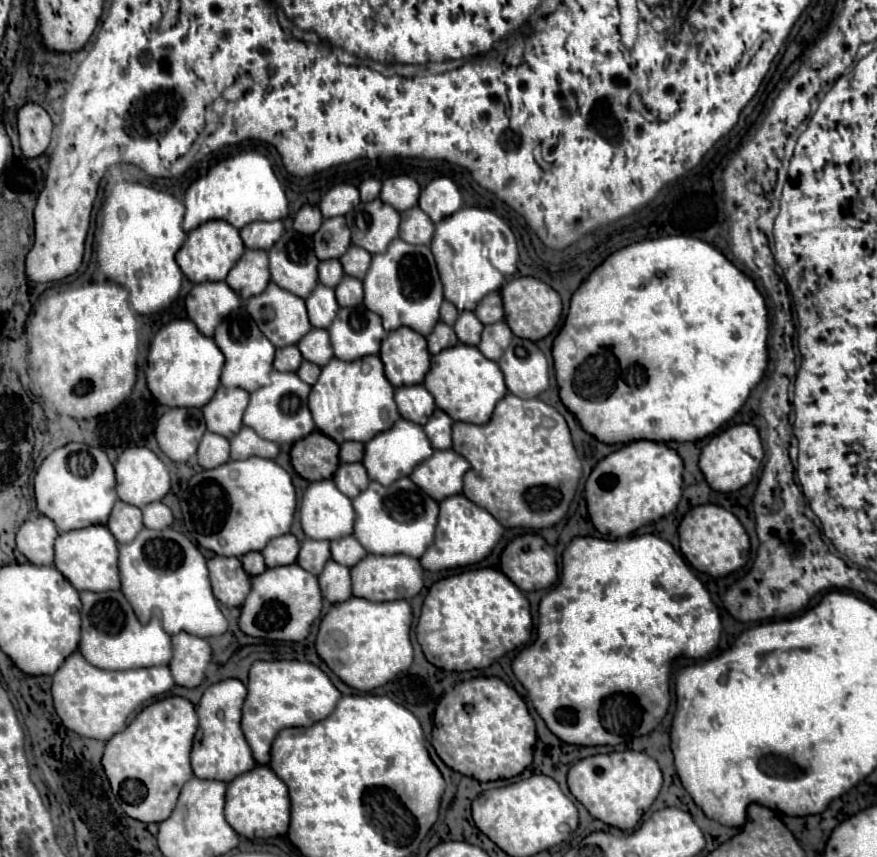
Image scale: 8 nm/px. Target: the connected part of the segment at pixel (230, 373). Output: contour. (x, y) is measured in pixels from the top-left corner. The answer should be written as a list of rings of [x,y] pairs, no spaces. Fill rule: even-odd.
[[[244,306],[234,310],[216,328],[214,342],[218,344],[218,348],[222,348],[222,354],[226,358],[226,362],[222,366],[222,376],[220,376],[222,386],[254,392],[254,390],[270,384],[270,372],[272,372],[272,360],[274,360],[276,348],[270,344],[270,340],[266,340],[266,336],[262,336],[262,332],[258,330],[258,326],[254,324],[252,316],[248,314],[248,310]]]

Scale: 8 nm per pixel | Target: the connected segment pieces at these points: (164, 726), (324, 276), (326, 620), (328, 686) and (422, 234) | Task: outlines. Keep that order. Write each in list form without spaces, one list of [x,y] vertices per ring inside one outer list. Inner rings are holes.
[[[168,696],[146,706],[128,728],[106,742],[102,768],[118,804],[130,818],[158,824],[172,814],[180,788],[192,778],[190,750],[196,728],[198,718],[192,702]]]
[[[326,260],[326,262],[320,262],[318,266],[318,280],[330,288],[334,288],[340,278],[344,276],[344,270],[342,270],[342,264],[338,260]]]
[[[352,596],[346,602],[334,604],[322,618],[316,636],[316,652],[344,684],[370,692],[390,682],[398,672],[410,668],[414,656],[410,622],[412,610],[406,600],[370,602]]]
[[[272,660],[254,662],[248,676],[248,696],[242,708],[242,732],[258,764],[270,762],[274,736],[288,726],[310,726],[324,720],[336,706],[340,692],[330,678],[310,662]]]
[[[410,208],[410,212],[402,212],[400,222],[400,238],[408,244],[424,244],[430,246],[434,234],[434,222],[418,208]]]

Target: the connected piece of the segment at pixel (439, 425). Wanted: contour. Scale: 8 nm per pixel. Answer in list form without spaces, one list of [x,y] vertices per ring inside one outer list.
[[[436,410],[428,424],[424,426],[424,432],[432,444],[434,450],[446,450],[446,448],[452,448],[452,418],[446,416],[446,412],[442,410]]]

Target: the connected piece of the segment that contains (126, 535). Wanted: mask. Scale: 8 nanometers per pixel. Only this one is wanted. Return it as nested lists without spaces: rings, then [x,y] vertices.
[[[116,500],[110,520],[108,520],[108,530],[118,540],[118,544],[128,544],[130,540],[134,540],[134,536],[138,536],[142,528],[144,526],[142,526],[140,508],[126,504],[122,500]]]

